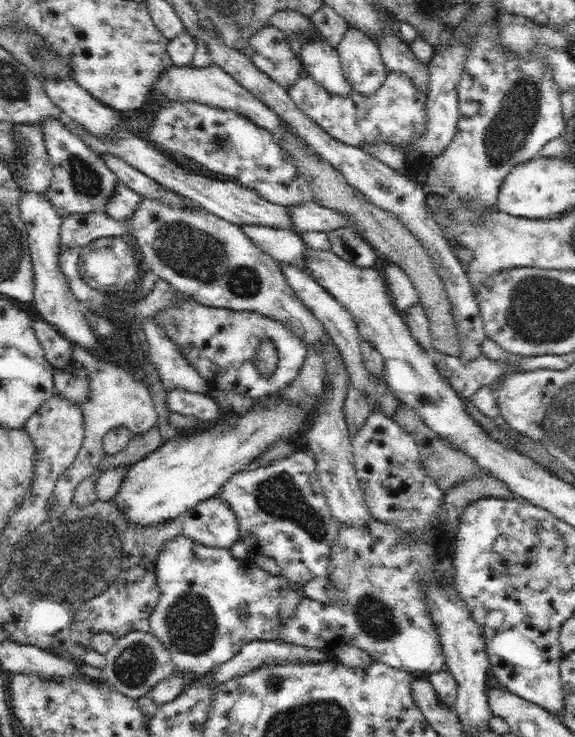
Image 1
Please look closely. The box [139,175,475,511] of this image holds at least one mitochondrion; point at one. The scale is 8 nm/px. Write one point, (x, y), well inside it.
(200, 256)

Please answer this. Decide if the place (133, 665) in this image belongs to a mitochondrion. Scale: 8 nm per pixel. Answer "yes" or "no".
yes

